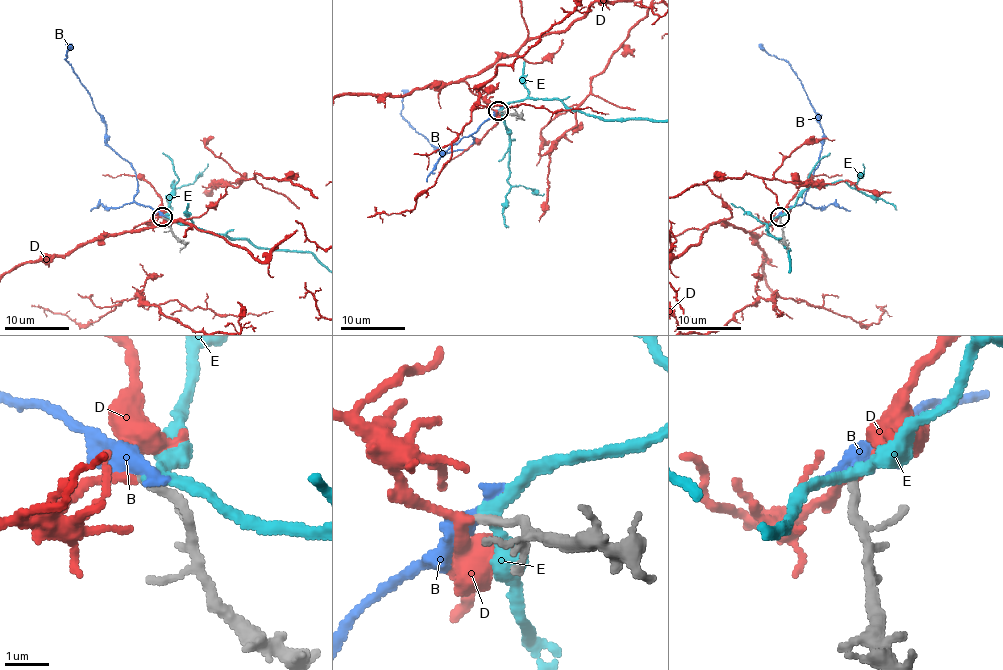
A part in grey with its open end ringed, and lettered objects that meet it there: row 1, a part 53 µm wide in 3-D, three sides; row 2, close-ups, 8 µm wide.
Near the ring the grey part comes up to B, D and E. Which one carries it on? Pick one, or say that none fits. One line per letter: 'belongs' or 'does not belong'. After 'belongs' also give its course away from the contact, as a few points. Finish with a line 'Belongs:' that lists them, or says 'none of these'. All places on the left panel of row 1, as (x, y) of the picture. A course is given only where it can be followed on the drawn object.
B: does not belong
D: belongs
E: does not belong
Belongs: D

